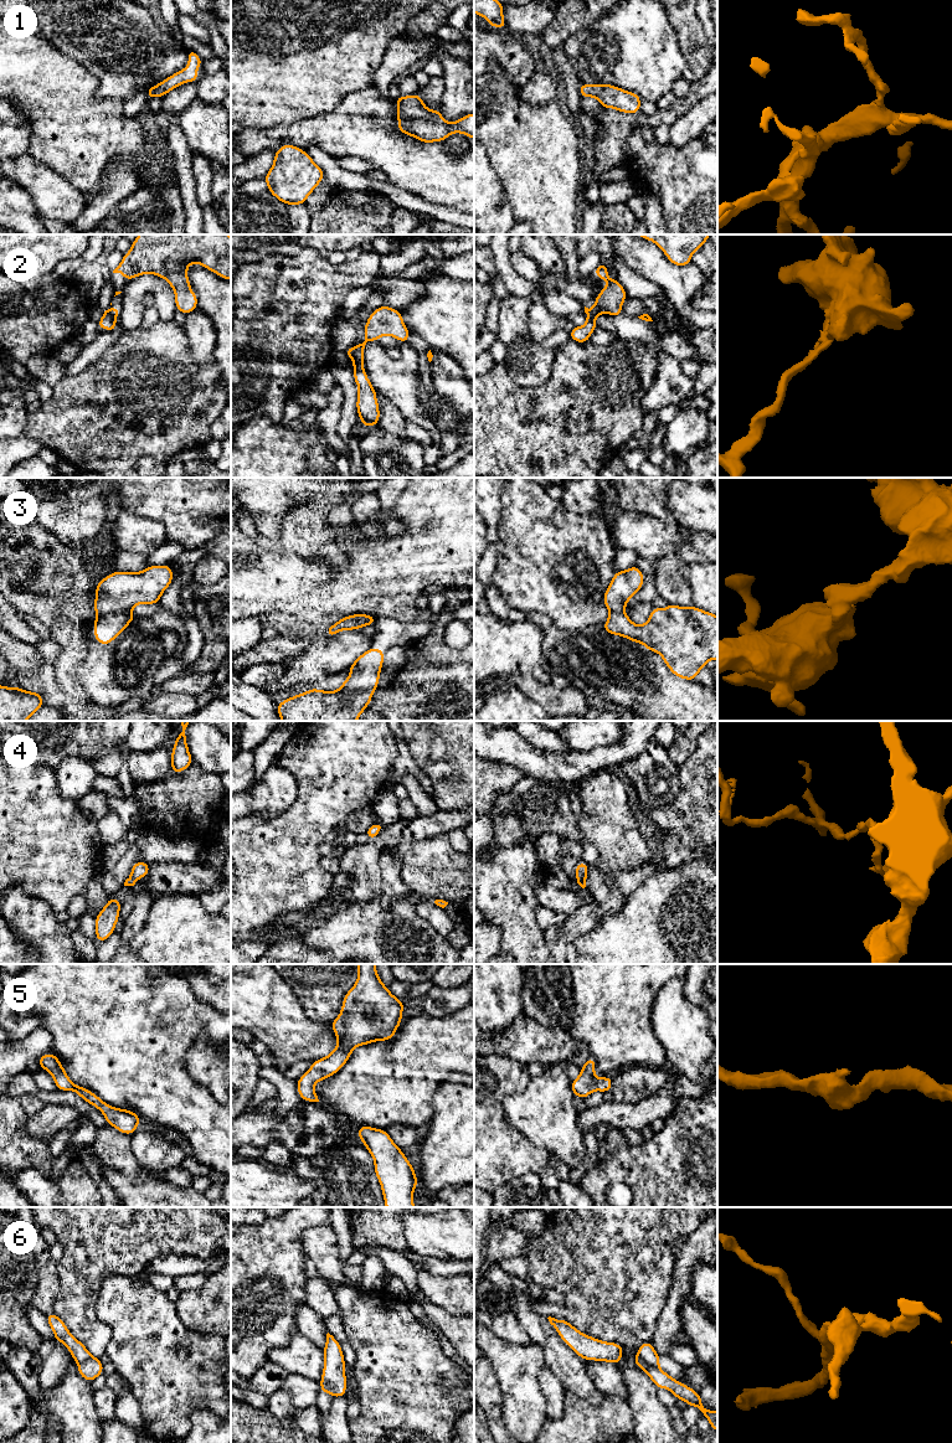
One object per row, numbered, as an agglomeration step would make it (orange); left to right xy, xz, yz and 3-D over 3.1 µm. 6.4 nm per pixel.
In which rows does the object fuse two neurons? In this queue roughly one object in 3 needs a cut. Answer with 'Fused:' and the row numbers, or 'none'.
Fused: 2, 3, 4, 6

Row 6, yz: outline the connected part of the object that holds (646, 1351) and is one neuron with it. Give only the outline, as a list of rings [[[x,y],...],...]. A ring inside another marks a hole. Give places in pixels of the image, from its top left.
[[[652,1341],[643,1342],[637,1350],[637,1355],[652,1366],[658,1366],[662,1357],[655,1352]]]

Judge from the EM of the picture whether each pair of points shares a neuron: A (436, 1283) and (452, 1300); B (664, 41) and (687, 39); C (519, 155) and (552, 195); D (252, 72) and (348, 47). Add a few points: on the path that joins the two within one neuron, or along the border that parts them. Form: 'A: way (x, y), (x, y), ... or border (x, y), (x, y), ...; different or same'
A: way (440, 1287), (449, 1297); same
B: border (667, 13), (684, 57), (684, 68); different
C: way (529, 165), (544, 180), (544, 185); same
D: way (276, 66), (292, 56), (324, 49); same

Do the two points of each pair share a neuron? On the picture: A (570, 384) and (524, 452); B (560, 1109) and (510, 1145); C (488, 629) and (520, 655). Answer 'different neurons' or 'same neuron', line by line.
A: same neuron
B: different neurons
C: same neuron

